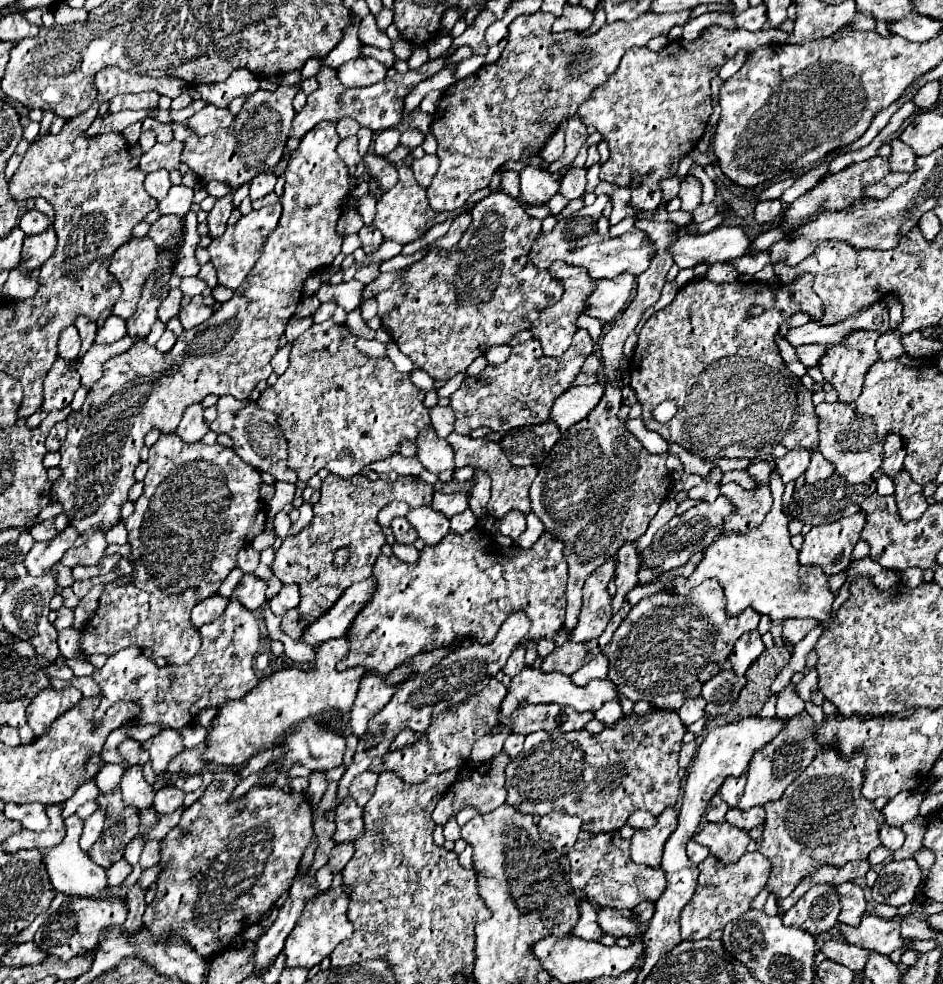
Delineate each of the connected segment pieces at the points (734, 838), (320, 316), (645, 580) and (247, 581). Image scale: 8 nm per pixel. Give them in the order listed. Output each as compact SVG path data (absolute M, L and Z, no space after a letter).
M728 821L722 823L706 823L704 829L694 835L694 839L710 849L710 853L724 865L736 863L750 843L750 833L746 829L738 829Z
M322 303L322 305L316 309L316 313L312 315L314 323L324 323L324 321L332 319L334 309L336 309L336 303Z
M640 567L638 569L638 581L640 585L648 585L648 583L654 583L660 579L660 575L664 575L664 569L656 569L656 567Z
M246 573L242 577L242 581L236 585L232 597L238 599L246 609L256 611L266 601L264 593L266 593L266 583L260 577L256 577L254 573Z

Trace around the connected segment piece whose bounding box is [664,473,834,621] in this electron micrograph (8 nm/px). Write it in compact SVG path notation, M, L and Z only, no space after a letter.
M772 473L772 481L770 481L770 491L772 491L772 509L768 511L766 519L762 521L762 525L750 529L748 533L720 533L716 537L714 543L710 543L704 553L702 553L702 561L696 565L694 573L690 577L676 577L672 581L666 583L666 591L674 593L674 595L688 595L698 583L706 581L706 579L718 579L718 583L724 589L726 595L726 613L728 615L738 615L744 609L752 609L760 615L768 615L770 619L790 619L790 617L816 617L818 621L828 621L830 619L830 611L832 611L832 603L834 603L834 595L828 587L828 575L822 573L822 569L818 567L802 567L798 563L798 551L792 547L790 543L790 533L788 533L788 519L782 513L782 493L784 493L784 485L782 481L778 481L778 473Z

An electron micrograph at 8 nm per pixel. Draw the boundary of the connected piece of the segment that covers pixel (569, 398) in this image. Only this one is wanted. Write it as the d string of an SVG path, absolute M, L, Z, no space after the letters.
M594 383L590 387L570 387L564 391L550 409L550 419L560 427L560 431L566 431L570 425L582 421L590 409L600 401L602 397L602 383Z

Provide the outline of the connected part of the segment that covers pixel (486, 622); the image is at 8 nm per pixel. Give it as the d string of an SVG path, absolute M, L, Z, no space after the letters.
M470 529L468 533L460 535L450 531L440 545L428 547L420 551L420 559L416 565L406 565L400 559L380 555L374 565L374 597L358 611L354 617L350 629L348 629L348 641L350 641L350 653L338 663L340 669L348 667L366 667L368 679L360 681L358 695L354 701L354 707L350 711L350 731L356 737L362 737L366 733L366 723L386 705L386 699L394 695L392 685L384 683L384 675L388 675L394 667L402 665L406 659L430 651L438 645L448 645L458 641L460 637L478 637L480 641L490 641L494 633L498 633L498 625L512 613L523 610L530 613L532 627L522 639L522 645L527 641L536 641L538 637L552 639L560 627L564 625L564 607L566 607L566 579L568 579L568 567L566 559L562 555L562 541L552 539L548 533L542 533L542 537L530 547L498 547L490 535L480 533L478 529Z

